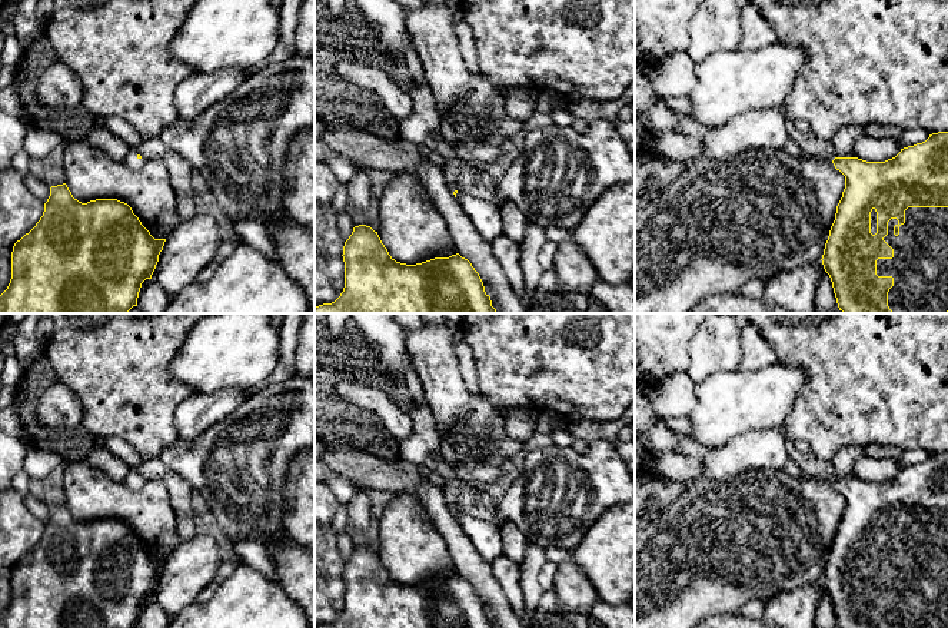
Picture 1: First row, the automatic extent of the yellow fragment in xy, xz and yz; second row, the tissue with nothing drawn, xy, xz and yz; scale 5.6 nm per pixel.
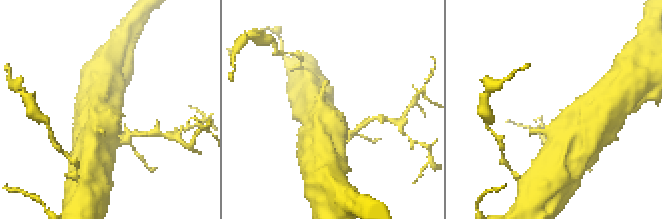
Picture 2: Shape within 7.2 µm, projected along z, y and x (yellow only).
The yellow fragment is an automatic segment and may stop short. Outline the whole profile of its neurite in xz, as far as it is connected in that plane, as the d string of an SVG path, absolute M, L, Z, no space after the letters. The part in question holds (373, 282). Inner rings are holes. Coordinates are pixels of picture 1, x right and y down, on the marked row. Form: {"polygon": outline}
{"polygon": "M359 225L343 246L345 288L332 303L315 313L498 313L472 263L459 253L416 265L396 262L377 232Z"}

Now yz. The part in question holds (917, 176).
{"polygon": "M938 132L885 162L835 157L836 170L845 176L845 189L825 243L822 265L829 275L839 310L844 313L945 313L948 310L948 132Z"}

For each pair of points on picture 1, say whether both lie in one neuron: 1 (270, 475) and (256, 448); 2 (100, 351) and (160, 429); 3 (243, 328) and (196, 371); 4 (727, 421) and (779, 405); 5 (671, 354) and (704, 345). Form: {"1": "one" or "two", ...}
{"1": "one", "2": "one", "3": "one", "4": "one", "5": "two"}

